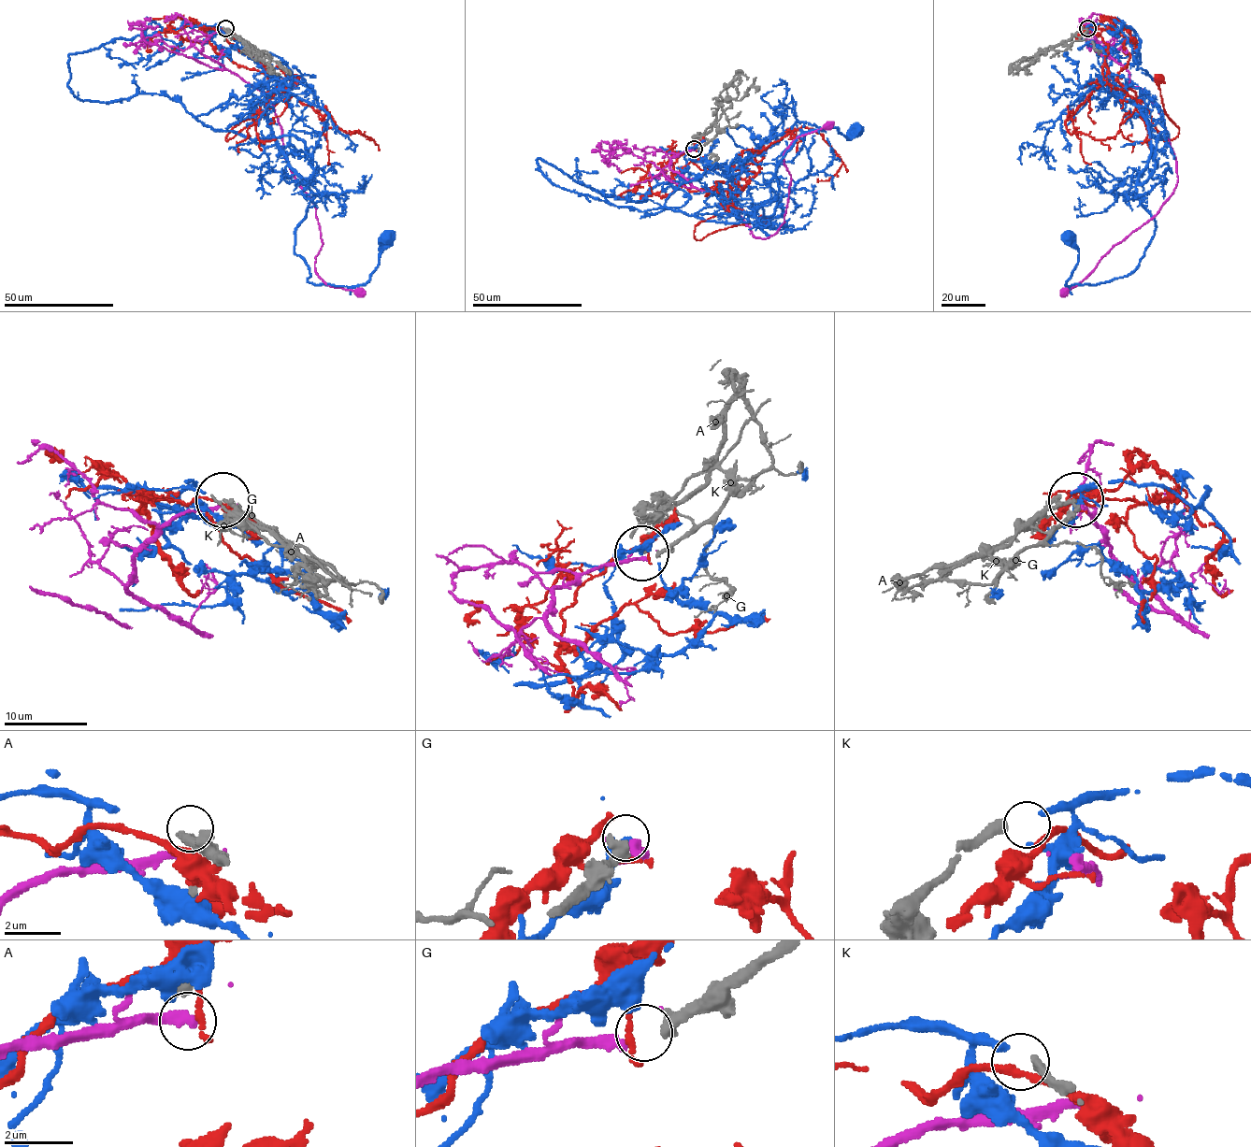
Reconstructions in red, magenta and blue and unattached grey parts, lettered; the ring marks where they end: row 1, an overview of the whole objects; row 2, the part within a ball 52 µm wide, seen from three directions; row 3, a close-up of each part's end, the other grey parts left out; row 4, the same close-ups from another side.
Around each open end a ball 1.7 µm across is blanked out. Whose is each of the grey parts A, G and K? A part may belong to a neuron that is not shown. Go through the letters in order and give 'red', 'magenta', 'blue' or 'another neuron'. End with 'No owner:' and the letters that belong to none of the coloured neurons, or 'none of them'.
A: another neuron
G: magenta
K: blue
No owner: A

